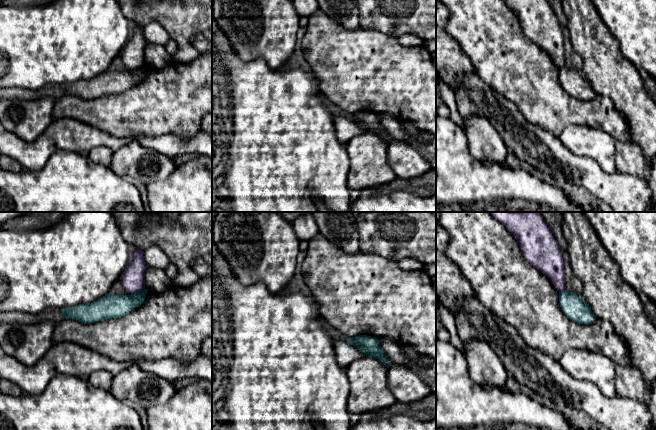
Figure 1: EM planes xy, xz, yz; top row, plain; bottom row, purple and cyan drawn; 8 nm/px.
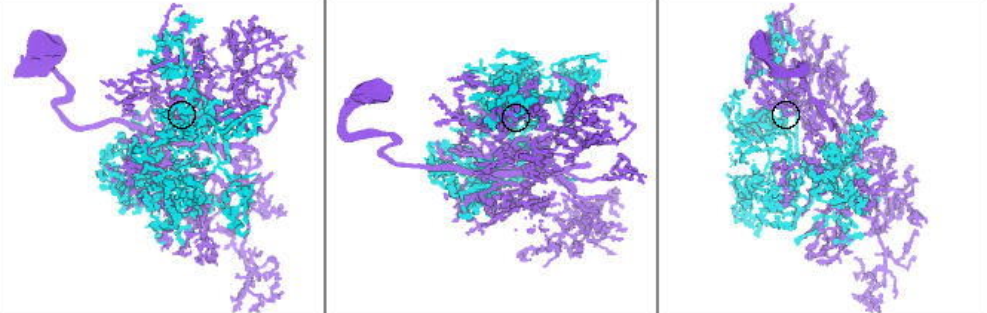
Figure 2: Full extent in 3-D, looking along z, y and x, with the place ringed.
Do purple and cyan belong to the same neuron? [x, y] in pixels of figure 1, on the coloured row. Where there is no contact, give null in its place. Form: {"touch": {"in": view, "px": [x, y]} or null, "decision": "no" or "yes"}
{"touch": {"in": "xy", "px": [138, 291]}, "decision": "no"}

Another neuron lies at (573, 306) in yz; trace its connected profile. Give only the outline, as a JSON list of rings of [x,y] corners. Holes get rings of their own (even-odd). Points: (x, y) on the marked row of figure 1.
[[[563,290],[559,293],[559,304],[563,313],[579,324],[592,324],[596,317],[587,302],[577,294]]]

